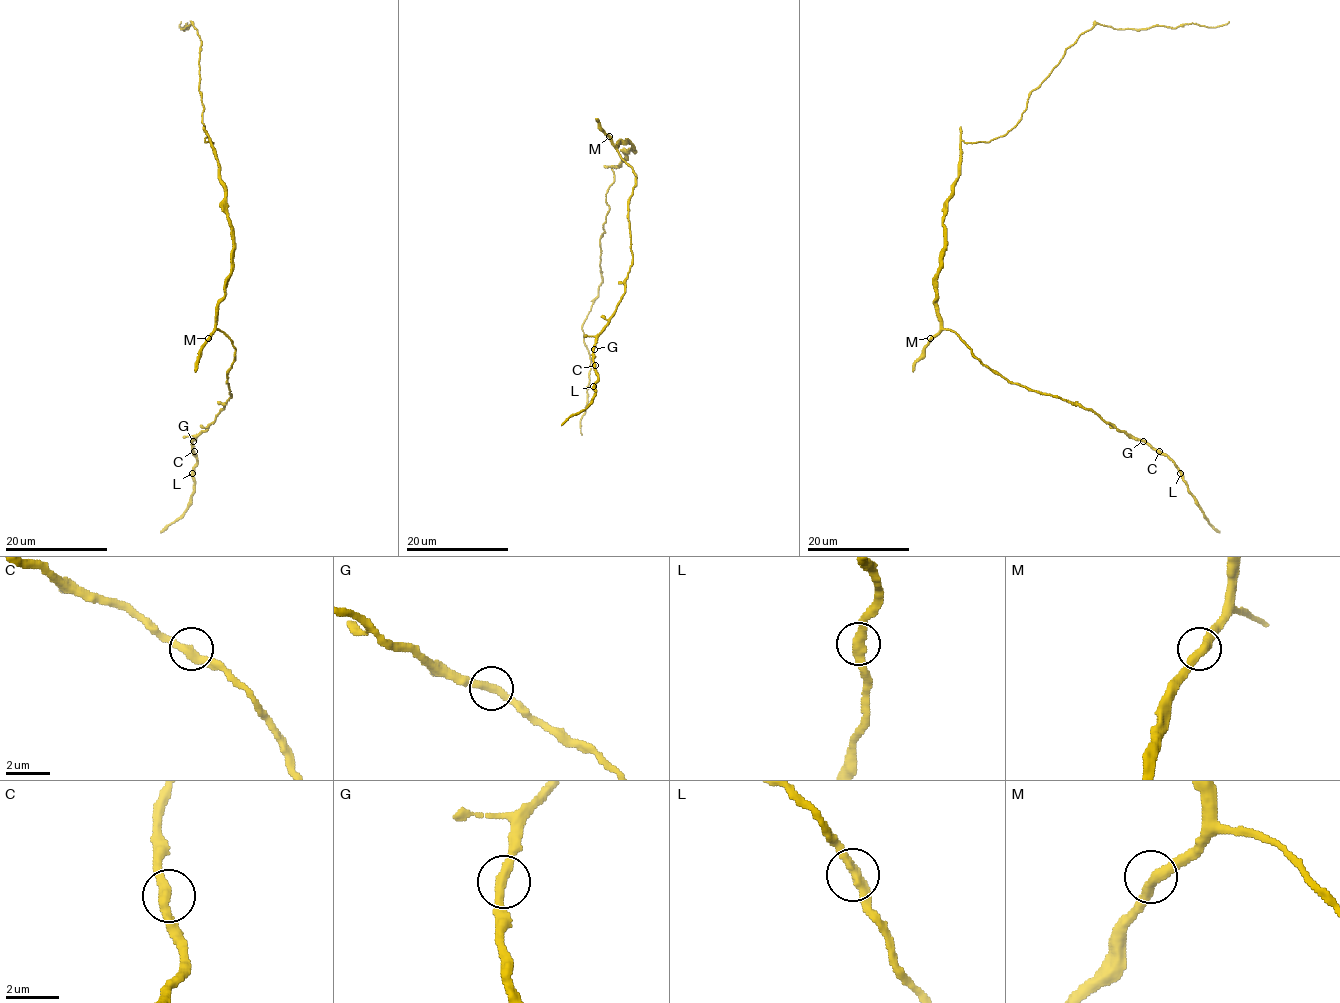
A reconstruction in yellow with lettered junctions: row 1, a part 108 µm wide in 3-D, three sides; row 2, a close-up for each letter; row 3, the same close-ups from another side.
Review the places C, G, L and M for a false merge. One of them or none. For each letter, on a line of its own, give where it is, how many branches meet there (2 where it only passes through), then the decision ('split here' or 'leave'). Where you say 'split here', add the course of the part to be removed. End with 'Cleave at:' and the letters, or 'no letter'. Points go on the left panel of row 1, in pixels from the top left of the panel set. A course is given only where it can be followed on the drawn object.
C: place (194, 451); branches 2; leave
G: place (193, 441); branches 2; leave
L: place (192, 473); branches 2; leave
M: place (208, 338); branches 2; leave
Cleave at: no letter

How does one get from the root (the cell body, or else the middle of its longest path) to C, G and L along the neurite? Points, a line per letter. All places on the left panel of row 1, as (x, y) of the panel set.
C: (232, 256), (216, 319), (235, 350), (227, 370), (231, 396), (193, 442), (194, 451)
G: (232, 256), (216, 319), (235, 350), (227, 370), (231, 396), (193, 441)
L: (232, 256), (216, 319), (235, 350), (227, 370), (231, 396), (193, 442), (193, 473)

